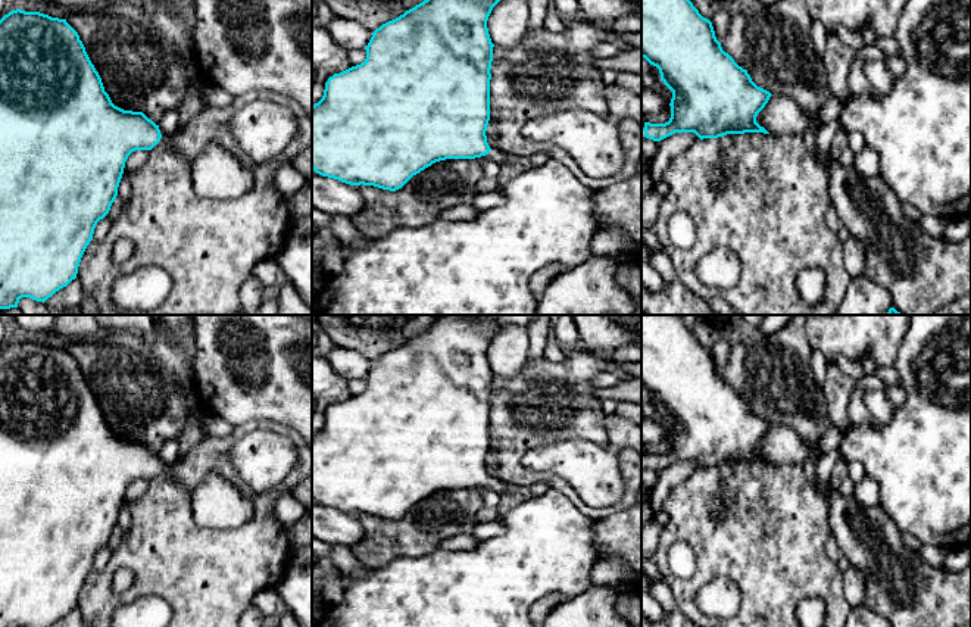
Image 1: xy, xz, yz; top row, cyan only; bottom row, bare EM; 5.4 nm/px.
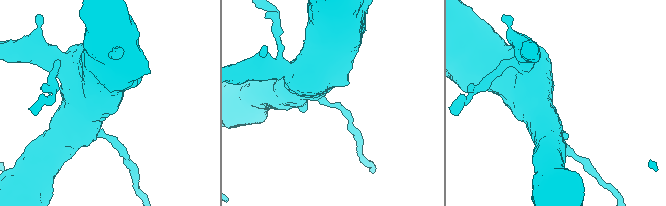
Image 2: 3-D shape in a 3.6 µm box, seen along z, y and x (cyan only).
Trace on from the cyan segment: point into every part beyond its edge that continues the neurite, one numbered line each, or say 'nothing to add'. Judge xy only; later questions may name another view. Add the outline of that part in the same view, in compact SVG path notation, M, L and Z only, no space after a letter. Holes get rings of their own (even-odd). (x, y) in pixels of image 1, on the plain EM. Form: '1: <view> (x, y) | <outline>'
nothing to add

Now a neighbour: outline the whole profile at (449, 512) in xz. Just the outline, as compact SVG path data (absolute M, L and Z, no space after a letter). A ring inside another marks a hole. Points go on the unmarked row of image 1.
M446 489L433 493L413 505L402 518L396 521L383 520L374 515L356 515L365 530L363 539L352 548L360 565L366 568L381 568L399 556L422 556L438 549L444 539L469 534L478 524L477 514L483 509L483 489Z

